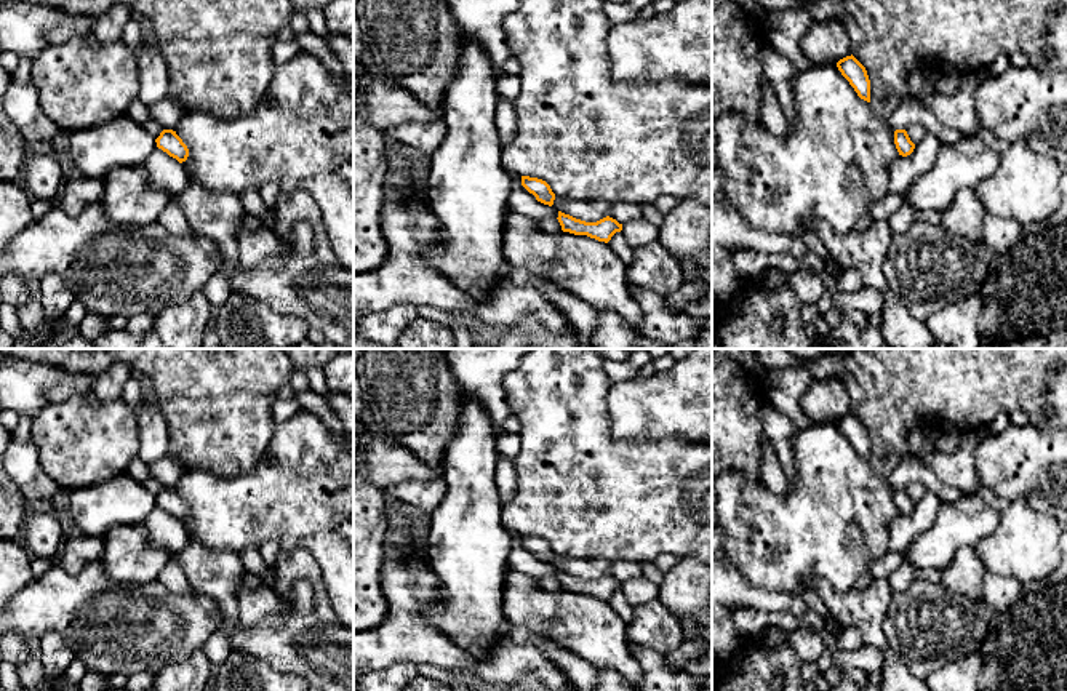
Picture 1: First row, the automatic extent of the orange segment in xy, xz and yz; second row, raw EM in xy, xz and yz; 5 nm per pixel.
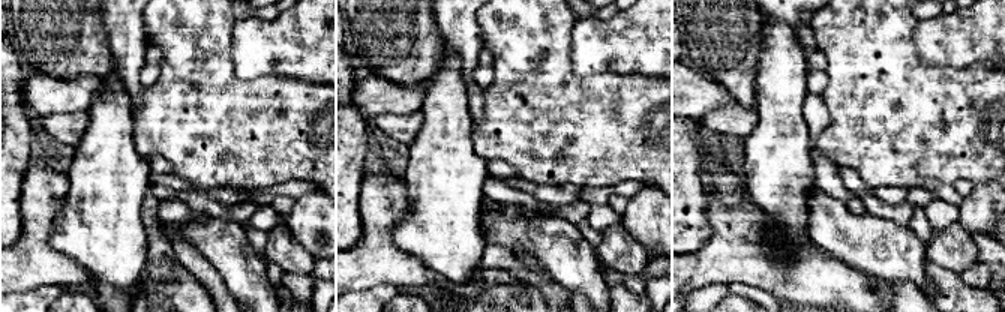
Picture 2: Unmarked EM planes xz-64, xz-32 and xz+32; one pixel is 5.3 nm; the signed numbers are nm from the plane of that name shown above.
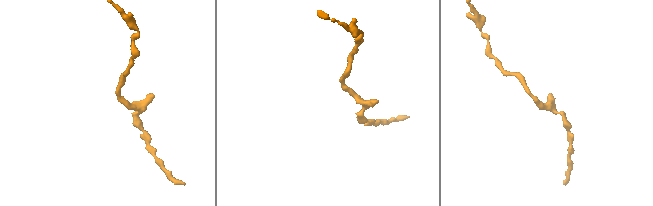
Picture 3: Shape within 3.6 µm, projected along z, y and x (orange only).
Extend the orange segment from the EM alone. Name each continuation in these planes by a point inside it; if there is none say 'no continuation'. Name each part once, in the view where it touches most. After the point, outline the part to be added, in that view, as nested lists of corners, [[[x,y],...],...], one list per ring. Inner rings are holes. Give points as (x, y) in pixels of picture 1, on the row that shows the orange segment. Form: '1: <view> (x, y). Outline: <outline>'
no continuation

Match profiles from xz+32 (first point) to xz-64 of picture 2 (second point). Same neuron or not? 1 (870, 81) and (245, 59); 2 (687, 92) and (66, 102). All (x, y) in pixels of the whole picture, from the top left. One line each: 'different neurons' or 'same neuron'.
1: different neurons
2: same neuron

